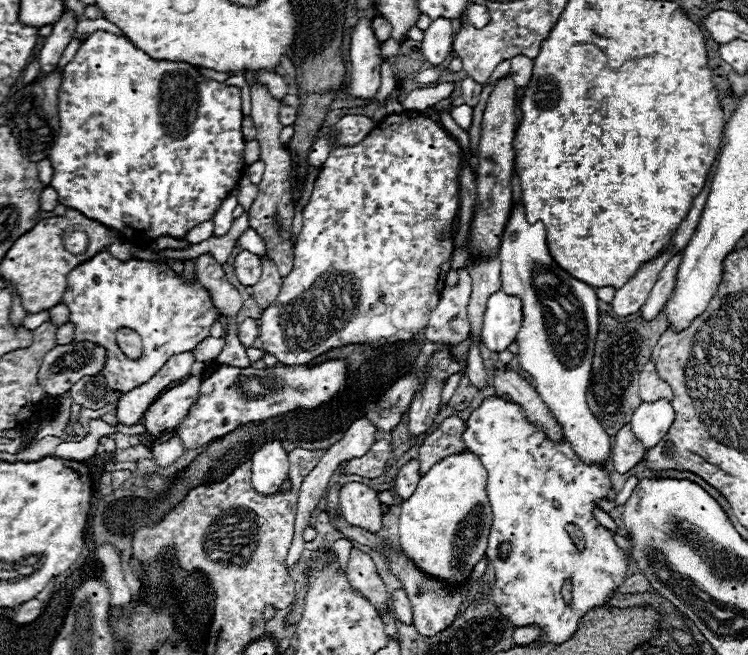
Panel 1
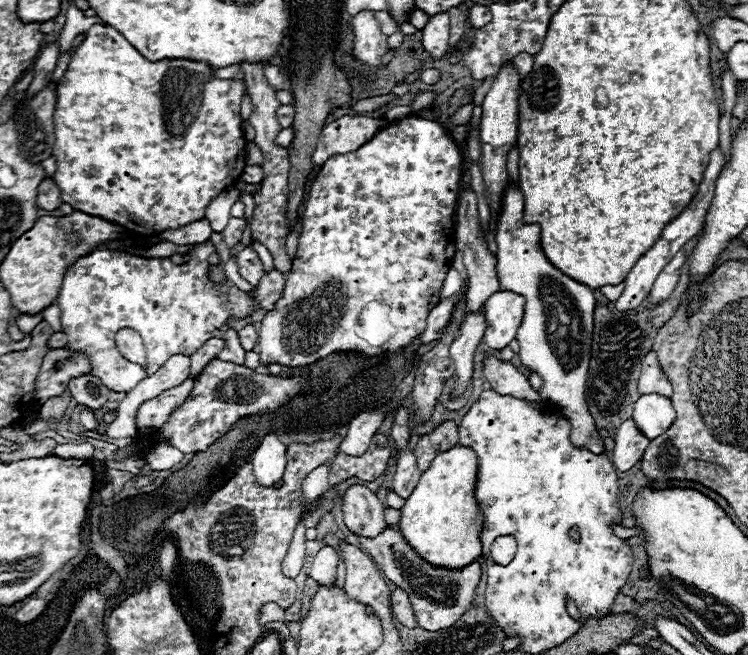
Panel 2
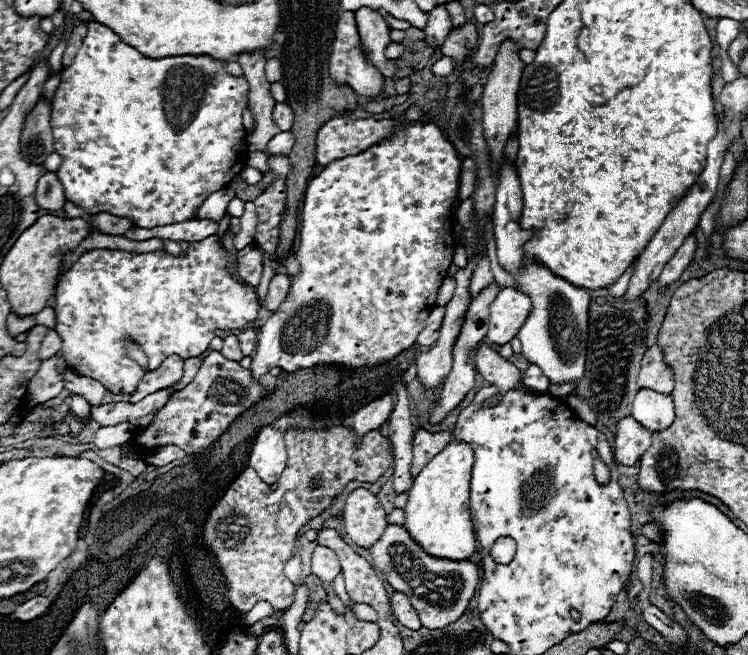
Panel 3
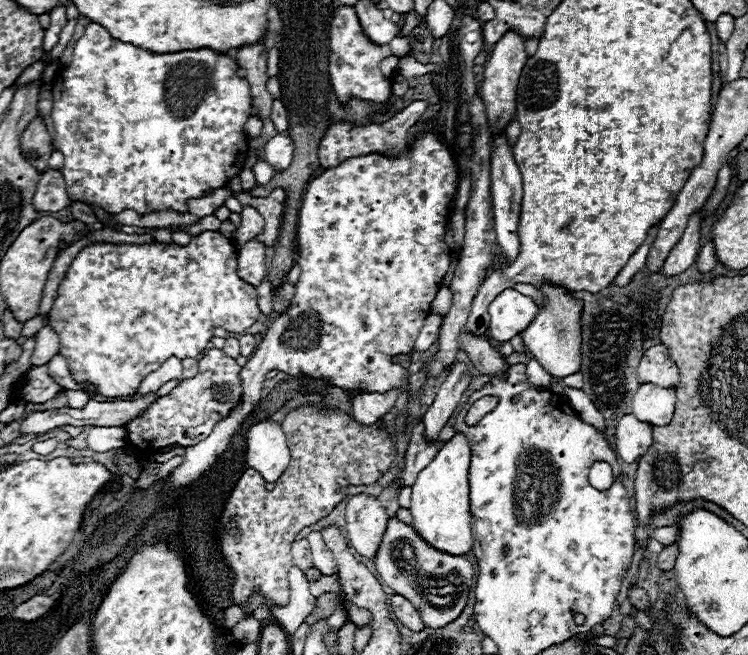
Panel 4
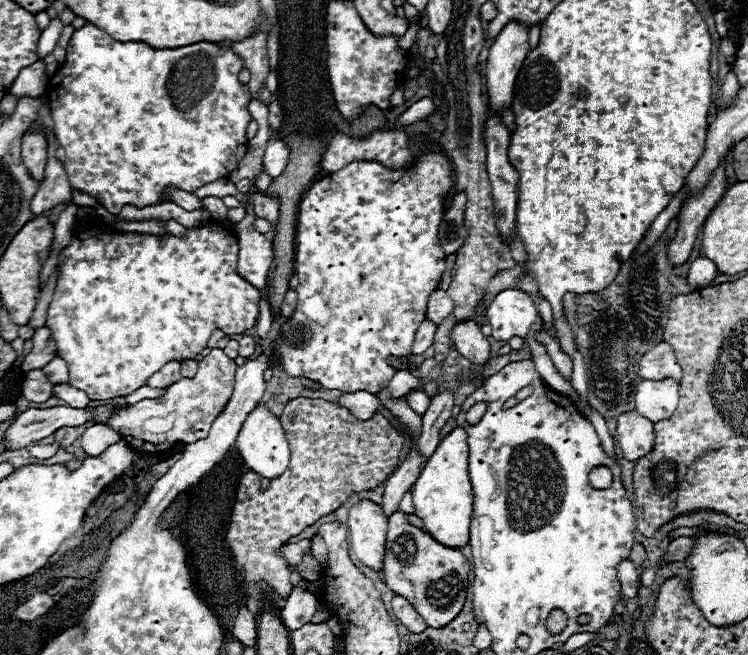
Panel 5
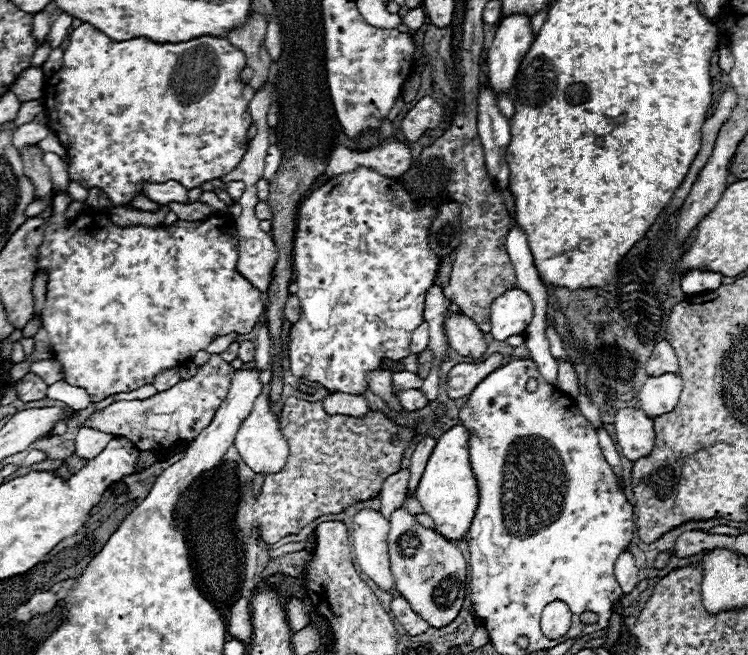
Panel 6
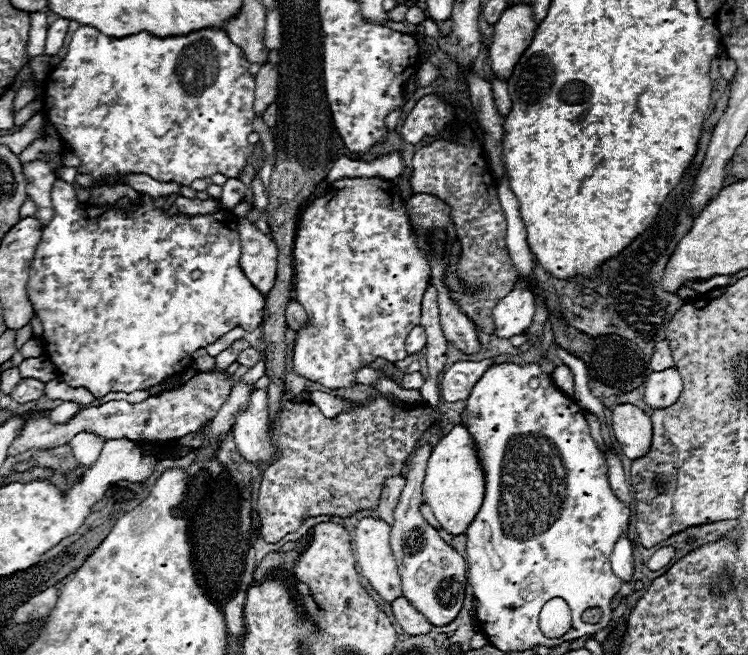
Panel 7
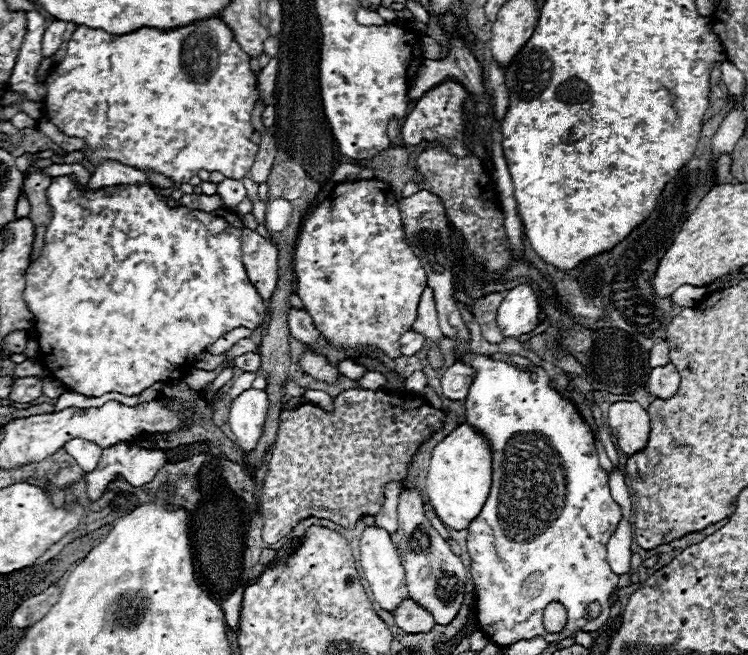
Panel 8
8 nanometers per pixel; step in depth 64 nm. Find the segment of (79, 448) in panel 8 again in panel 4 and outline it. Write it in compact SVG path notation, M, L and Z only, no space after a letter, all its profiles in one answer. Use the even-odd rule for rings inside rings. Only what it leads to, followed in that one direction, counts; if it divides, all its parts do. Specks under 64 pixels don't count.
M94 426L88 432L88 448L94 452L108 452L114 448L126 446L128 432L124 426L114 426L114 428L104 428L104 426Z

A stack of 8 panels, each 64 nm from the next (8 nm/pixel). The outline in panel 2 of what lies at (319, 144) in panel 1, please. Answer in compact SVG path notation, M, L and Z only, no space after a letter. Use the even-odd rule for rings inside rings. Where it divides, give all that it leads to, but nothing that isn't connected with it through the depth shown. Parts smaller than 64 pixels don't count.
M350 114L326 124L312 152L312 162L320 166L334 154L344 154L360 148L386 124L388 122L384 120L368 116L350 116Z

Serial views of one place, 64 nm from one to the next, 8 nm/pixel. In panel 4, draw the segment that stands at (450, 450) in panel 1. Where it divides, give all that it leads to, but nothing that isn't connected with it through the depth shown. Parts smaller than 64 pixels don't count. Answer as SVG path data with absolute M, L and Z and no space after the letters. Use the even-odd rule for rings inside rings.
M412 422L412 434L410 434L410 444L406 450L406 468L402 474L402 486L412 486L414 480L418 478L420 470L428 466L428 462L436 456L440 446L444 444L442 440L428 442L424 436L424 424L422 422Z

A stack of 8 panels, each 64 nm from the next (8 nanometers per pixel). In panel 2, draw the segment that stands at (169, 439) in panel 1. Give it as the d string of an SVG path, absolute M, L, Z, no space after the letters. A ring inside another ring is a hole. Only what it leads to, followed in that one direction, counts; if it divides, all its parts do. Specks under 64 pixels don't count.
M158 442L158 444L152 444L148 448L146 460L148 460L148 464L150 464L152 470L168 470L174 464L178 464L182 460L182 456L184 454L178 448L174 448L172 444Z

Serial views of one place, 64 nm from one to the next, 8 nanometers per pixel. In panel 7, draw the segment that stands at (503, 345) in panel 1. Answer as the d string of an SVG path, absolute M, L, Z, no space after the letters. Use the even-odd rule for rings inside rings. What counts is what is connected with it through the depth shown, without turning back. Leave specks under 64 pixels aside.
M514 288L492 310L494 336L512 338L526 332L532 326L534 310L534 294L524 288Z

